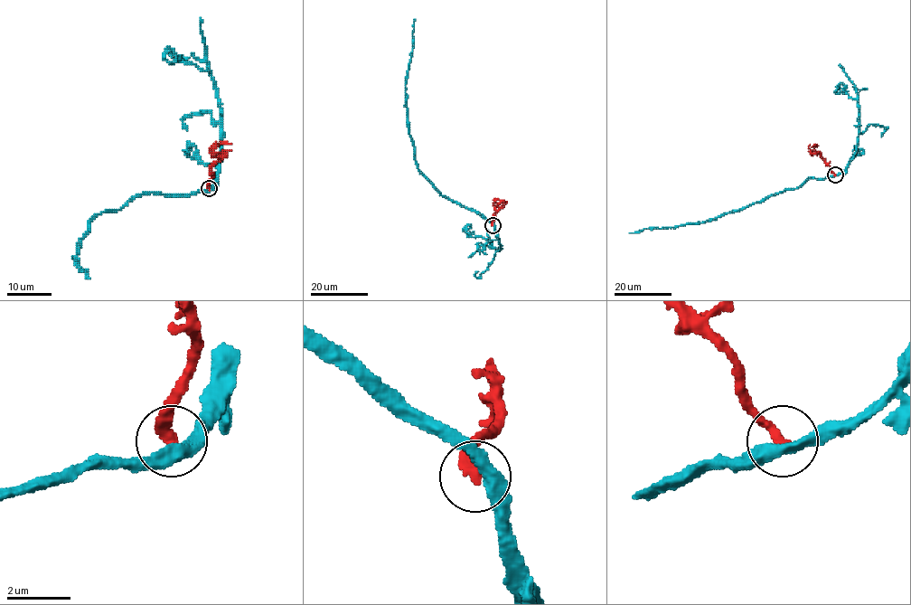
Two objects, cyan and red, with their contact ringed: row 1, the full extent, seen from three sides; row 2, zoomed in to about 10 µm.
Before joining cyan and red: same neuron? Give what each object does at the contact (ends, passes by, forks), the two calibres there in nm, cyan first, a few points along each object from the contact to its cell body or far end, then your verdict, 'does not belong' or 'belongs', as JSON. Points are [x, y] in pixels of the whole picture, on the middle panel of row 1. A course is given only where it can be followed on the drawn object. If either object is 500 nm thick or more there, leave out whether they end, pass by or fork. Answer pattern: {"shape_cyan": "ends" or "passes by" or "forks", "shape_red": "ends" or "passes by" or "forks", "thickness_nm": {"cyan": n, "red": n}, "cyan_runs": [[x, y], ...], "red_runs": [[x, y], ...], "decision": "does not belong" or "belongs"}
{"shape_cyan": "passes by", "shape_red": "ends", "thickness_nm": {"cyan": 400, "red": 360}, "cyan_runs": [[493, 225], [476, 212], [447, 199], [417, 168], [414, 143], [409, 133], [406, 94], [415, 19]], "red_runs": [[493, 225], [498, 211], [493, 204], [502, 206], [506, 203]], "decision": "does not belong"}

